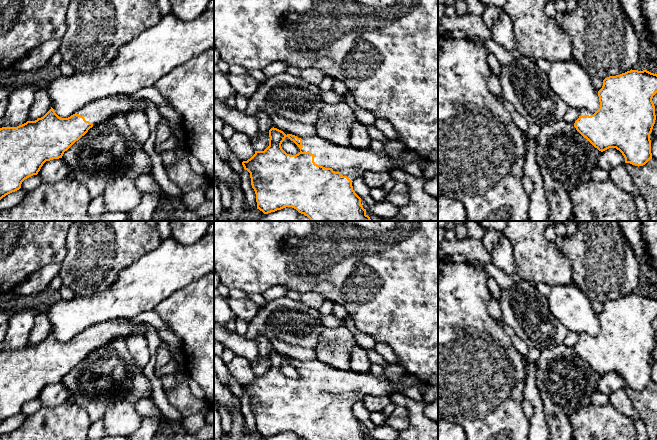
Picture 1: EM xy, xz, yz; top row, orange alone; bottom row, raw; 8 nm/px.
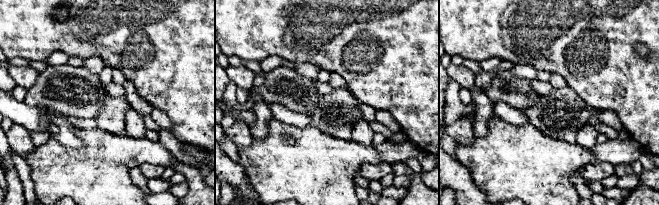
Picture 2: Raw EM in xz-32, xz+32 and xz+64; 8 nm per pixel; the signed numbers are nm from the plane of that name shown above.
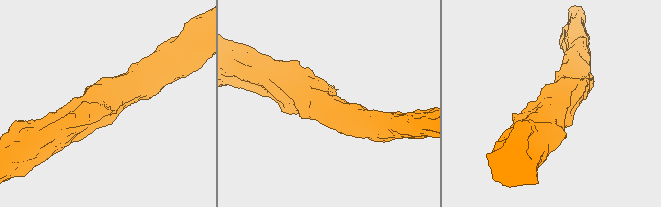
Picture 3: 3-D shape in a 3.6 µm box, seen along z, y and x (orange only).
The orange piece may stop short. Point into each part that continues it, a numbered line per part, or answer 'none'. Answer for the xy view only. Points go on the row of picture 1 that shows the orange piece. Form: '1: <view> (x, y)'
1: xy (101, 110)

